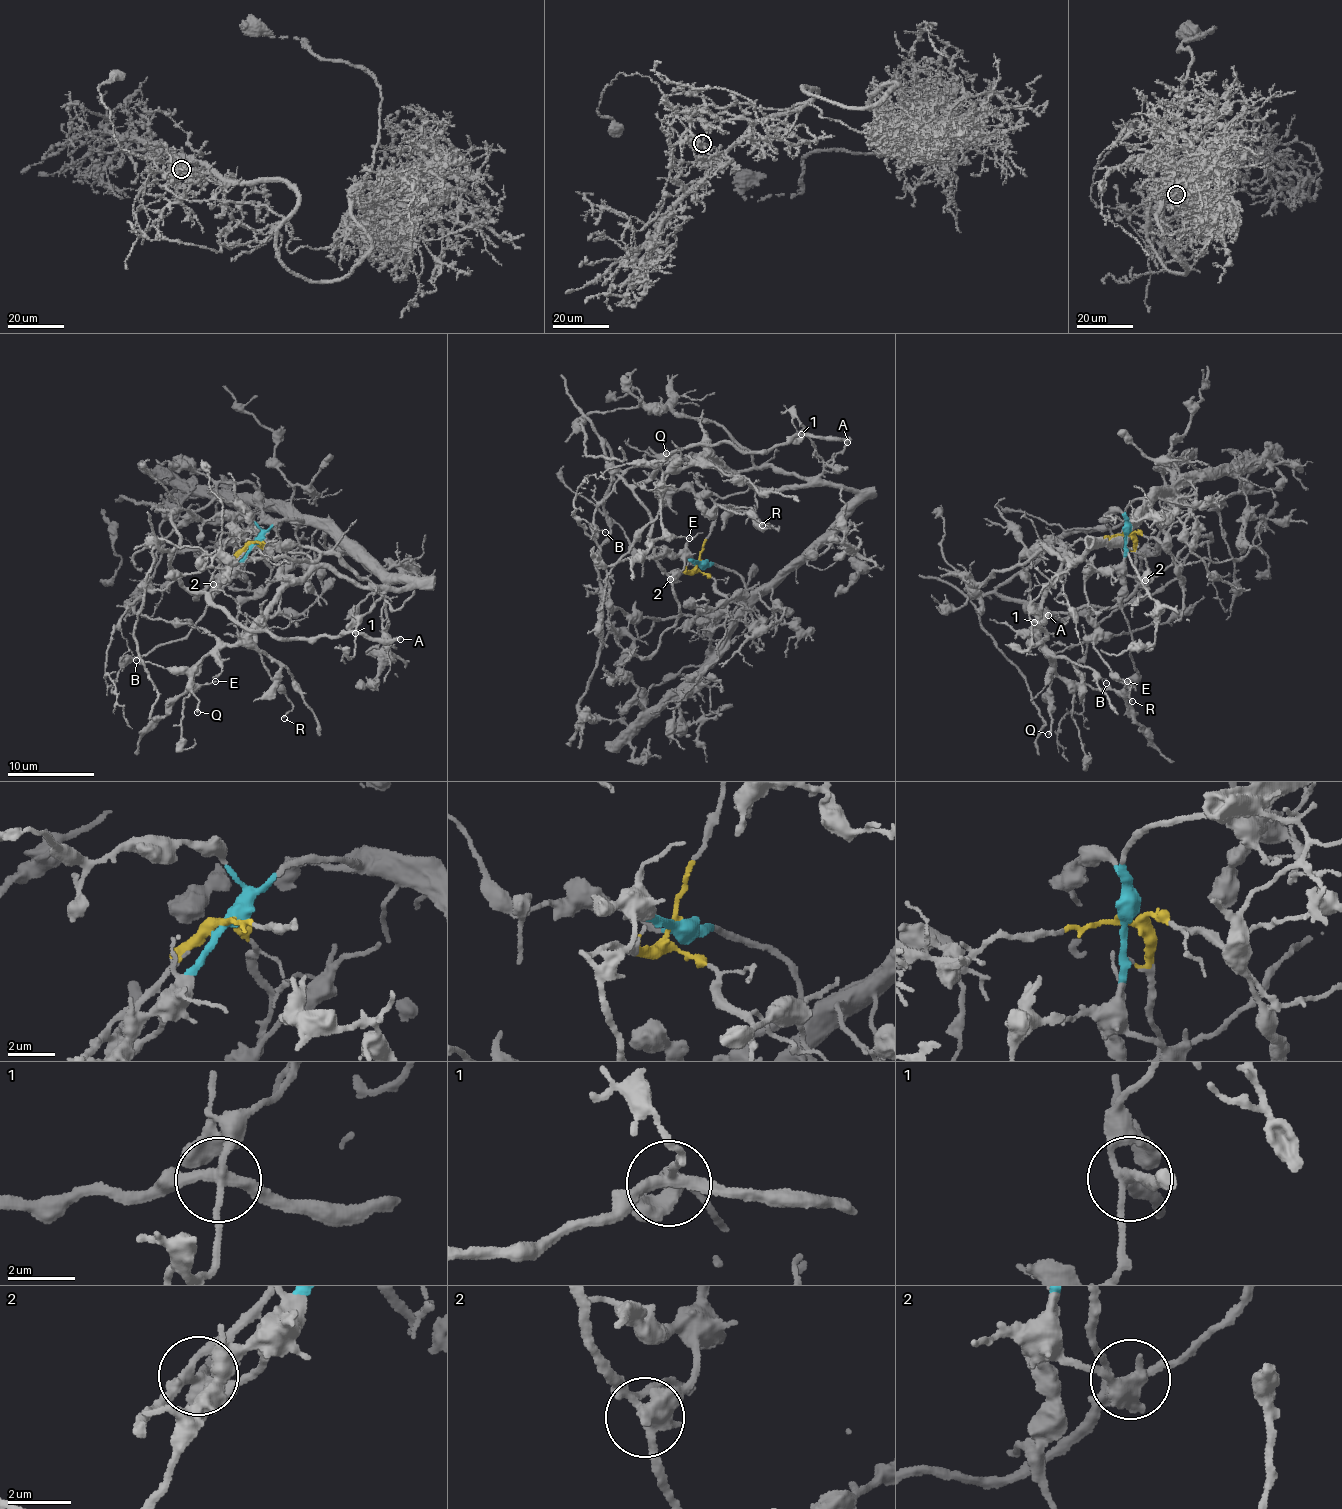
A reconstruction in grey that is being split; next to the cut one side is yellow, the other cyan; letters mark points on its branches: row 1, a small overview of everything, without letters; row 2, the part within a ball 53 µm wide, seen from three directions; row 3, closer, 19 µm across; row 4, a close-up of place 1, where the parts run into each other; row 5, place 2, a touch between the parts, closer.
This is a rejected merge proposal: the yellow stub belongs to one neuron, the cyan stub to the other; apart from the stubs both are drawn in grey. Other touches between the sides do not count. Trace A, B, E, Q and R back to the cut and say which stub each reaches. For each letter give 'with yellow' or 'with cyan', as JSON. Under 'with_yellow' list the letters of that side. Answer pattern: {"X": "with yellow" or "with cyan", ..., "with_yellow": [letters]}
{"A": "with yellow", "B": "with yellow", "E": "with cyan", "Q": "with cyan", "R": "with cyan", "with_yellow": ["A", "B"]}

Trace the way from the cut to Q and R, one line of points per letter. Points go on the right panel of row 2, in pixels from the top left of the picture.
Q: (1124, 534), (1130, 504), (1156, 494), (1115, 538), (1065, 558), (1046, 592), (1048, 734)
R: (1124, 534), (1130, 504), (1156, 494), (1115, 538), (1072, 567), (1071, 554), (1090, 566), (1099, 658), (1132, 702)

